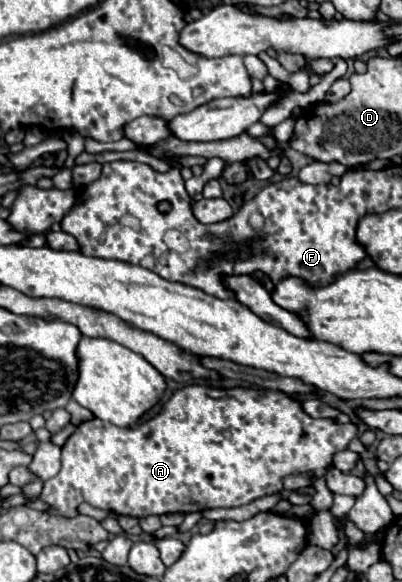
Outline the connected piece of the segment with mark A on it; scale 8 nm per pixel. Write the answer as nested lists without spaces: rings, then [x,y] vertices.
[[[191,384],[191,386],[185,386],[181,390],[177,390],[161,408],[161,412],[135,426],[135,428],[119,428],[115,424],[109,424],[105,420],[99,420],[99,418],[91,418],[91,420],[85,420],[77,426],[77,430],[67,438],[67,442],[63,444],[61,448],[61,470],[55,478],[47,480],[43,484],[43,490],[39,494],[39,500],[43,500],[49,508],[45,510],[47,514],[53,514],[53,516],[67,516],[67,518],[73,518],[73,516],[79,516],[79,504],[81,502],[89,502],[91,506],[95,508],[101,508],[101,510],[111,510],[113,514],[117,516],[133,516],[133,518],[145,518],[145,516],[151,516],[151,514],[175,514],[175,512],[181,512],[181,514],[189,514],[189,512],[197,512],[197,510],[205,510],[205,508],[237,508],[237,506],[243,506],[243,504],[249,504],[257,498],[263,498],[263,496],[271,496],[271,494],[281,494],[283,492],[283,480],[285,476],[291,476],[291,474],[307,474],[307,476],[313,476],[313,478],[323,478],[329,468],[333,466],[333,456],[341,450],[347,450],[349,448],[349,442],[353,438],[357,438],[359,430],[353,422],[349,424],[337,424],[335,420],[331,418],[311,418],[301,402],[281,390],[255,390],[255,388],[211,388],[211,386],[205,386],[205,384]]]

